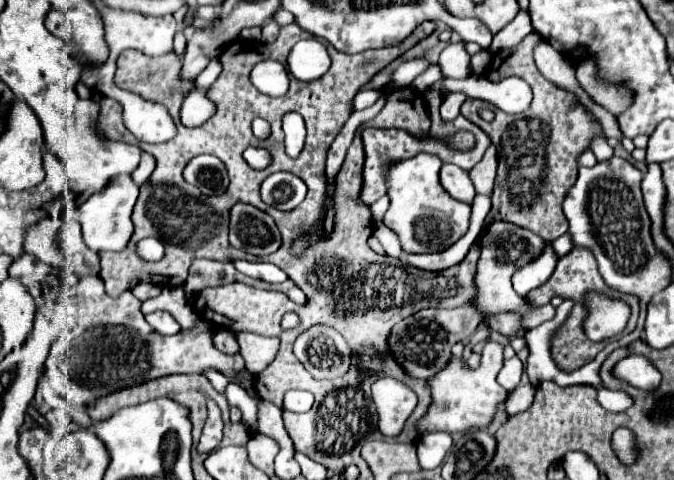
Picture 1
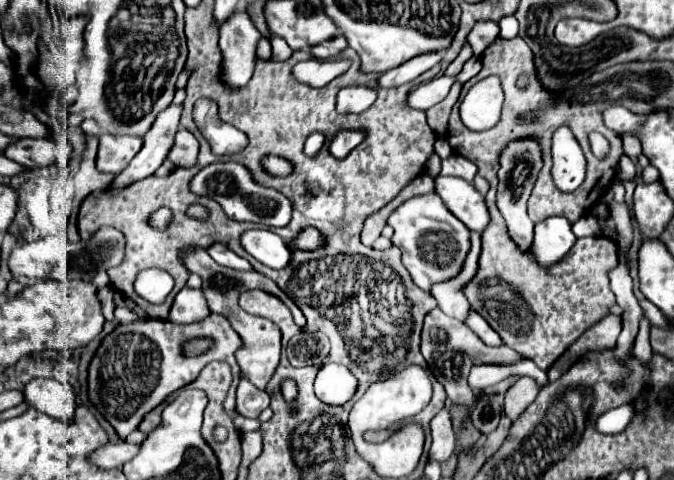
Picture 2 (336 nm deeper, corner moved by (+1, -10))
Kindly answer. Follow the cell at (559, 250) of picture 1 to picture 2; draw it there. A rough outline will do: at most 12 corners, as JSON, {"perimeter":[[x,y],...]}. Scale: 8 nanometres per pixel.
{"perimeter":[[592,214],[572,226],[576,238],[600,236],[602,228]]}

